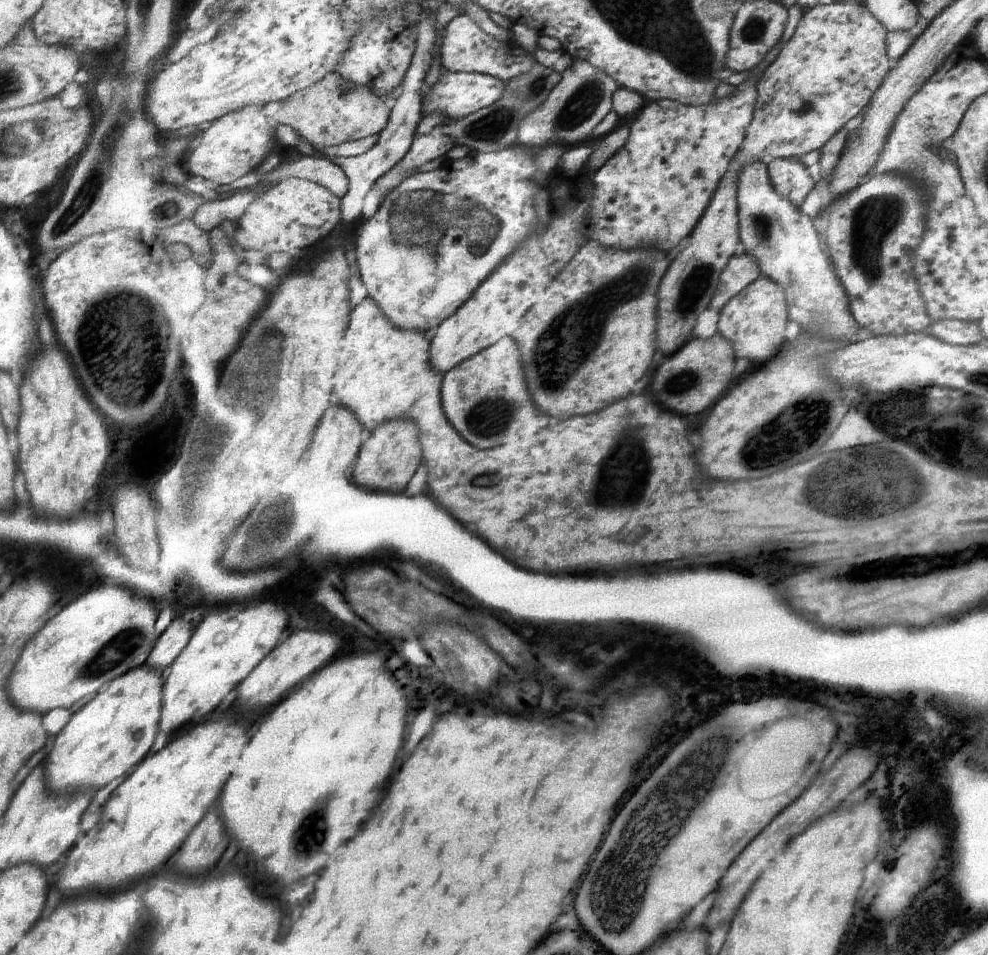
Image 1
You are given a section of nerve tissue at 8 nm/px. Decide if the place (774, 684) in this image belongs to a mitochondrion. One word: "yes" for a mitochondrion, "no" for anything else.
no

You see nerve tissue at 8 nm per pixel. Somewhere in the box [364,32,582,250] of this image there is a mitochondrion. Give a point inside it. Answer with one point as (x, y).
(489, 128)

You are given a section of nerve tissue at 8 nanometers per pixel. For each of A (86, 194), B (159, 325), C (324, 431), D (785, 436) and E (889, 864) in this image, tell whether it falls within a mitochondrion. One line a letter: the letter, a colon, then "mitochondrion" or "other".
A: mitochondrion
B: mitochondrion
C: other
D: mitochondrion
E: other

